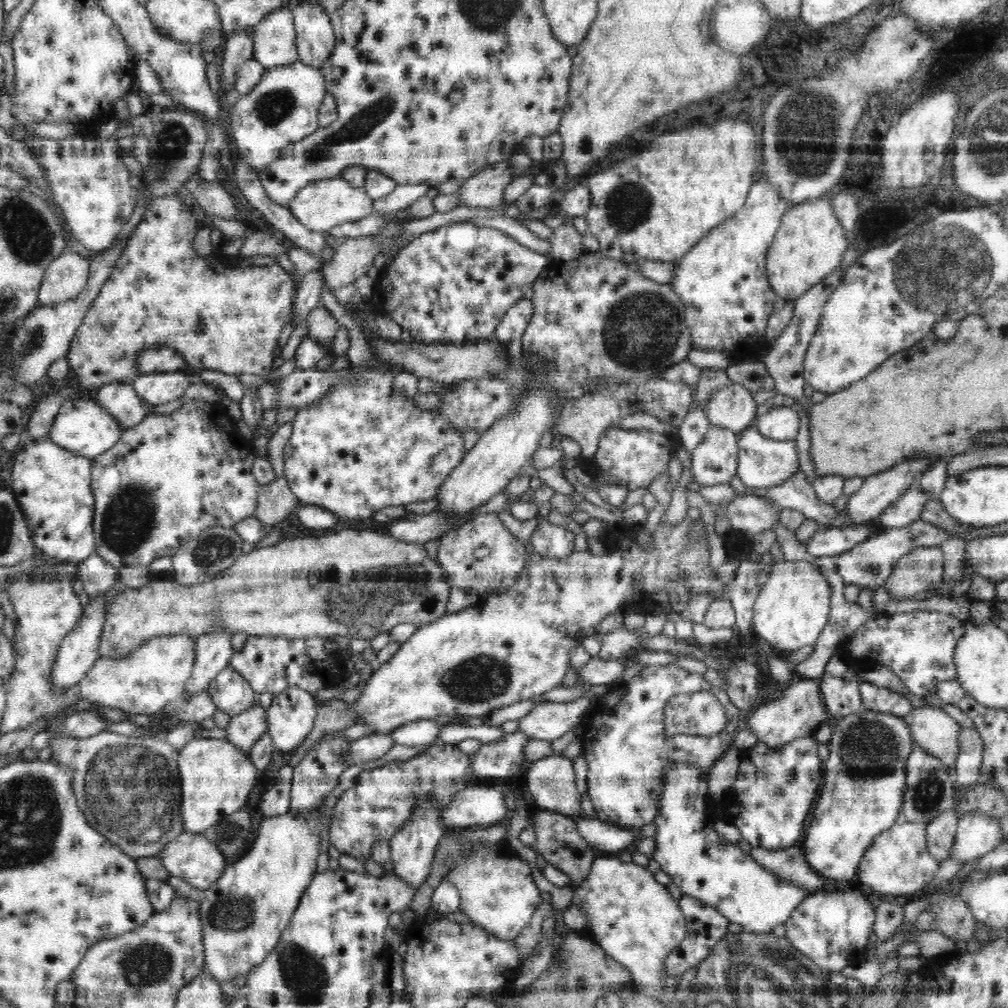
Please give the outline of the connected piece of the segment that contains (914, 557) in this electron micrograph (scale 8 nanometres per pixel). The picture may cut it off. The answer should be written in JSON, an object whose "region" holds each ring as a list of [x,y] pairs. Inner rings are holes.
{"region":[[[940,546],[918,547],[900,558],[890,578],[883,585],[898,600],[934,589],[942,580],[944,552]]]}

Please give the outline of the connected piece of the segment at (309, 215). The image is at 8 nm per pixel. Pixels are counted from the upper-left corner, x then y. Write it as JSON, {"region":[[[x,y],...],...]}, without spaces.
{"region":[[[341,177],[318,180],[306,184],[292,198],[289,210],[297,220],[309,230],[328,234],[332,228],[346,222],[358,222],[367,214],[374,212],[374,200],[366,193],[364,187],[354,187]]]}

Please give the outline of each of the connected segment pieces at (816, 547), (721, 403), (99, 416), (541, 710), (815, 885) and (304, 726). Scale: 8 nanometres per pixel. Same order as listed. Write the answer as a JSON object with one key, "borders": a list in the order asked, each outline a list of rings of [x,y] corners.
{"borders":[[[[874,522],[853,527],[822,528],[816,531],[805,545],[808,553],[814,557],[836,557],[864,542],[877,531],[879,530]]],[[[734,381],[718,389],[704,407],[710,426],[718,425],[720,429],[730,429],[736,434],[750,426],[758,412],[752,391]]],[[[80,398],[80,400],[67,400],[62,404],[47,436],[48,441],[75,455],[95,459],[112,448],[122,438],[123,432],[123,426],[120,426],[120,423],[94,398]]],[[[586,696],[572,702],[538,703],[527,716],[518,720],[518,729],[524,731],[530,739],[553,741],[578,728],[592,708]]],[[[797,845],[786,848],[768,850],[764,847],[751,848],[752,858],[760,863],[764,869],[772,871],[774,876],[786,879],[790,883],[808,890],[808,895],[819,891],[831,890],[832,881],[824,879],[814,867],[808,863],[803,847]]],[[[299,687],[273,695],[267,711],[267,730],[277,750],[290,752],[306,740],[315,726],[317,702],[315,696]]]]}

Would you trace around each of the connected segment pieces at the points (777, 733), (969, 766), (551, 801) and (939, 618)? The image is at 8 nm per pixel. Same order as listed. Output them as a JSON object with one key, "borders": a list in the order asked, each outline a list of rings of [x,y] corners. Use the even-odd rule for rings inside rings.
{"borders":[[[[802,679],[791,682],[788,688],[782,689],[782,695],[771,701],[762,698],[747,723],[748,729],[757,735],[758,742],[776,748],[795,741],[796,738],[812,737],[829,718],[820,695],[819,680]]],[[[960,728],[959,753],[955,762],[955,788],[966,788],[979,783],[984,742],[976,728]]],[[[555,754],[526,765],[523,771],[522,786],[527,792],[530,792],[537,808],[554,811],[572,818],[583,816],[580,808],[581,795],[576,788],[576,776],[572,765],[572,760]]],[[[936,610],[875,614],[854,631],[852,638],[840,644],[837,655],[855,671],[880,665],[889,667],[911,694],[926,701],[924,695],[935,692],[940,682],[958,677],[954,654],[962,634],[964,624],[961,621],[952,614]]]]}

